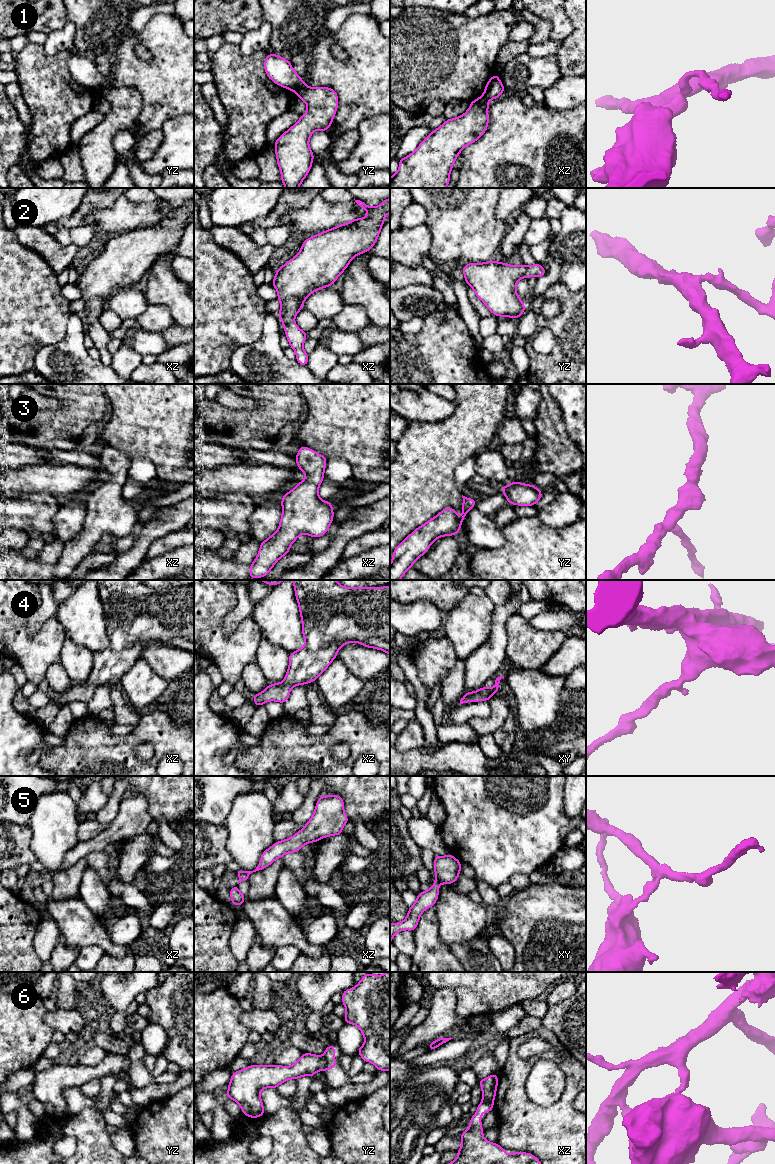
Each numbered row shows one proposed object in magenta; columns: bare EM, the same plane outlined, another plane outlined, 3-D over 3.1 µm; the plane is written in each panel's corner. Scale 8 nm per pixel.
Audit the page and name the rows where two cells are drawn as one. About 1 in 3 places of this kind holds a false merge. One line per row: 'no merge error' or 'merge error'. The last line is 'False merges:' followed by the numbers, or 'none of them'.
1: merge error
2: no merge error
3: no merge error
4: no merge error
5: merge error
6: merge error
False merges: 1, 5, 6

